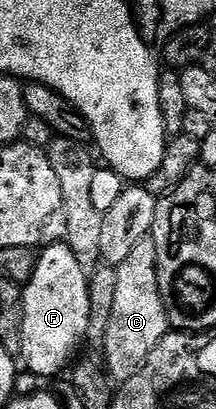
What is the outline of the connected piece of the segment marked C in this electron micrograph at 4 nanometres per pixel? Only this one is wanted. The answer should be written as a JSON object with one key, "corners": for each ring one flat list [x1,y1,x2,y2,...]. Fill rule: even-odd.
{"corners":[[150,241,138,243,118,264,115,275,115,300,111,303,111,316,107,319,107,328,103,331,103,351,107,354,105,370,108,376,126,377,134,375,144,363,149,353,169,333,169,324,165,305,159,292,159,278,155,262,157,253]]}

